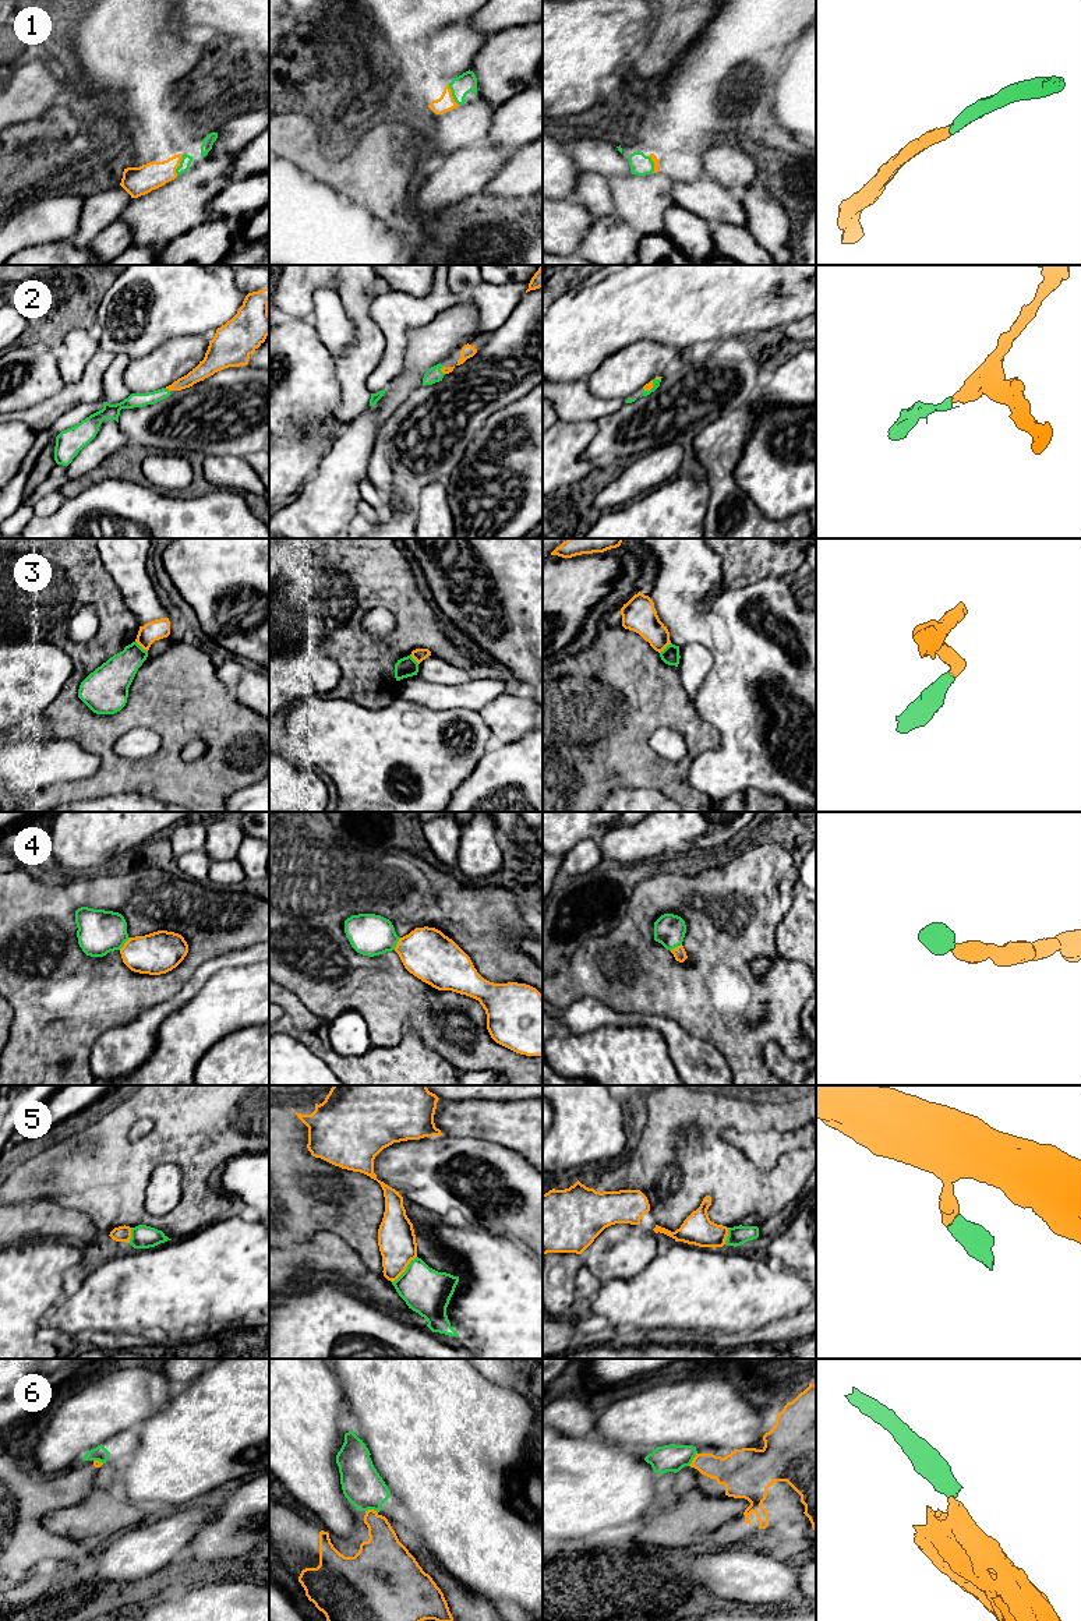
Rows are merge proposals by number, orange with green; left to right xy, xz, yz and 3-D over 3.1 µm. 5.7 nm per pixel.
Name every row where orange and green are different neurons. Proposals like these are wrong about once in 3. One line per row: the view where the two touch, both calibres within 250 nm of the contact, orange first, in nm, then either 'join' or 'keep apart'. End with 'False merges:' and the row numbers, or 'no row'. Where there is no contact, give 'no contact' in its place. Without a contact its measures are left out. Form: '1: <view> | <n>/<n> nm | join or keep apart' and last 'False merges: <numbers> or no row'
1: xy | 160/60 nm | join
2: xy | 100/80 nm | join
3: xy | 120/200 nm | keep apart
4: xy | 240/260 nm | join
5: xz | 220/260 nm | keep apart
6: yz | 200/160 nm | keep apart
False merges: 3, 5, 6

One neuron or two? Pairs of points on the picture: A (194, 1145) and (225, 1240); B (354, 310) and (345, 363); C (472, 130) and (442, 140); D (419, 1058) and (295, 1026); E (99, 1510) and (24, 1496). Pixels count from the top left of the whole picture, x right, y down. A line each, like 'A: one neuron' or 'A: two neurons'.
A: two neurons
B: one neuron
C: one neuron
D: one neuron
E: two neurons

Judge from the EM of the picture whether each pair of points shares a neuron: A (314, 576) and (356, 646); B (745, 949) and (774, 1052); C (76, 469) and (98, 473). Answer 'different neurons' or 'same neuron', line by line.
A: same neuron
B: different neurons
C: different neurons

